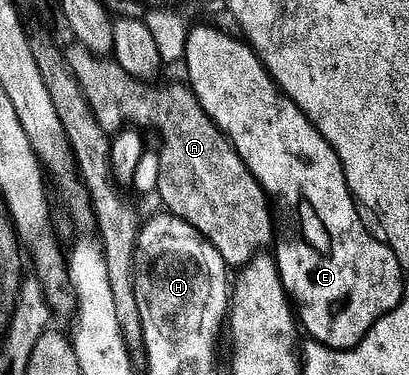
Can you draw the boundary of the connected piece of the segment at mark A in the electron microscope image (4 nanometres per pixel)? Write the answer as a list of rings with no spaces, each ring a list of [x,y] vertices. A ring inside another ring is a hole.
[[[73,42],[70,48],[64,49],[65,61],[75,78],[81,84],[81,90],[99,126],[105,133],[116,134],[126,126],[136,126],[138,129],[154,128],[161,135],[165,143],[163,151],[163,164],[167,169],[167,184],[169,180],[169,206],[167,212],[179,217],[183,222],[189,223],[199,230],[199,234],[223,254],[225,263],[230,269],[240,270],[252,262],[253,257],[274,243],[275,219],[271,211],[271,200],[256,180],[255,174],[248,169],[239,158],[235,146],[215,126],[215,122],[203,110],[199,98],[192,88],[181,84],[169,84],[166,88],[148,88],[150,86],[144,79],[137,79],[123,70],[113,58],[97,56],[87,46]]]

